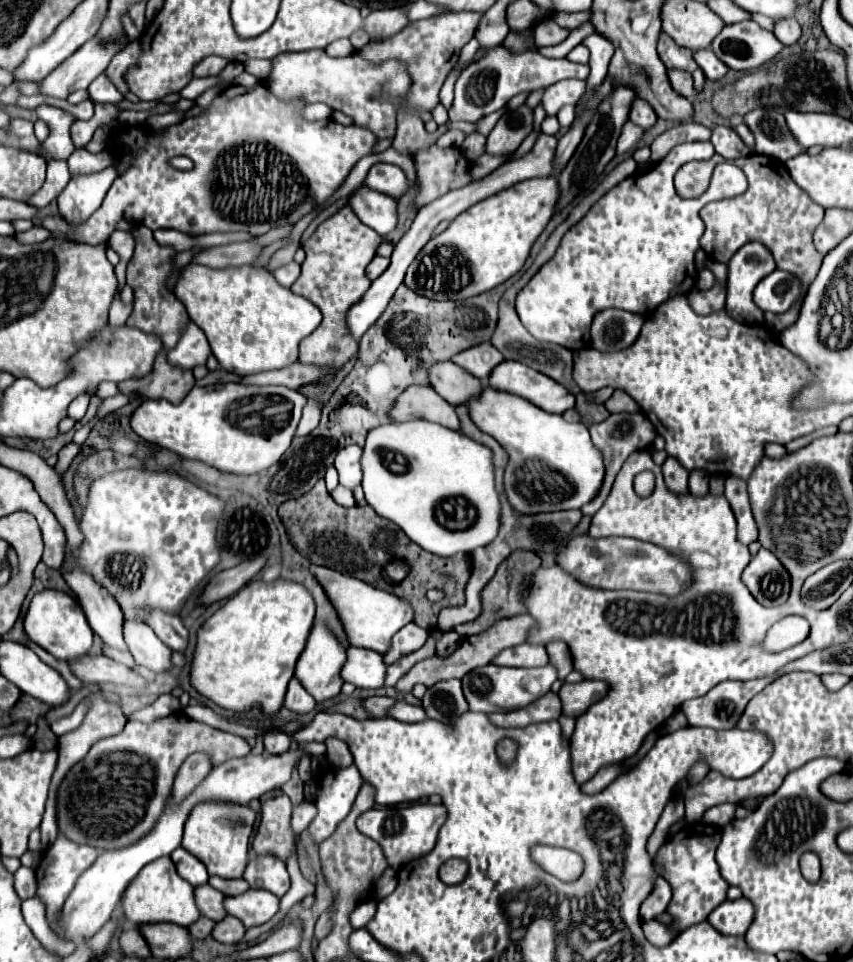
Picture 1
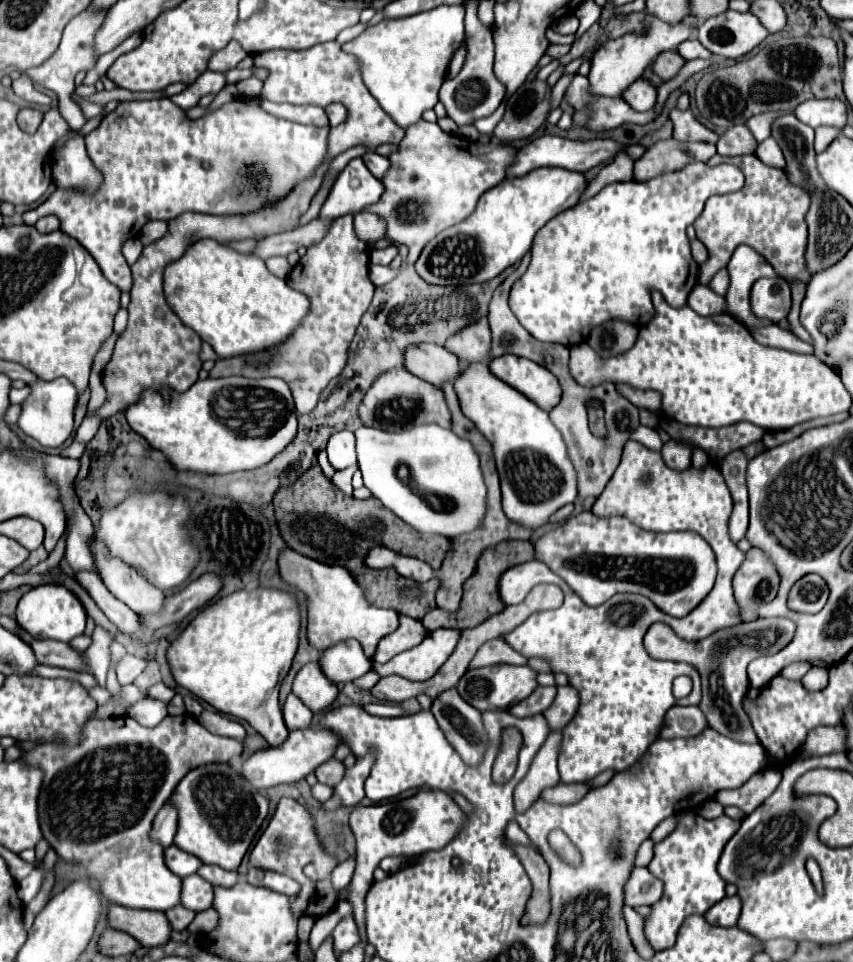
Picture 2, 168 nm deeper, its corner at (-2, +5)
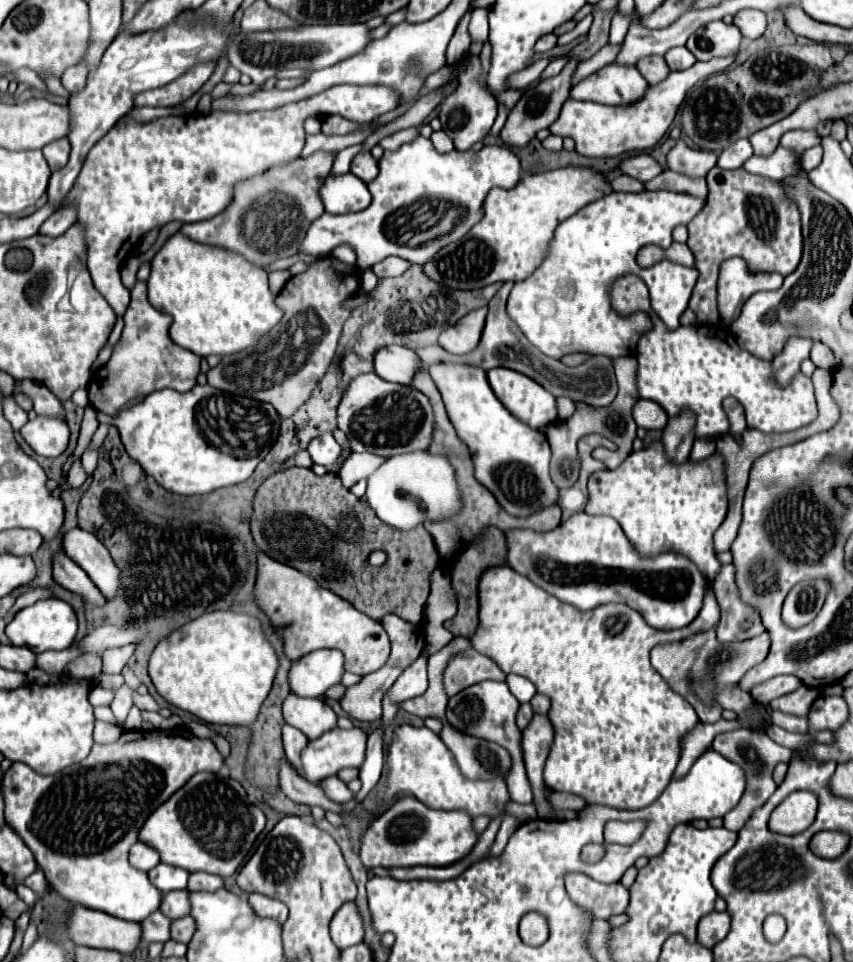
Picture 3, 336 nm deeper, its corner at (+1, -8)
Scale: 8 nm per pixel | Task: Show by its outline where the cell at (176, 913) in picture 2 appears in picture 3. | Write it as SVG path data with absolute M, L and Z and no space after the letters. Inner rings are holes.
M155 911L153 915L149 915L149 919L141 921L141 941L143 943L169 941L169 925L171 925L171 919L167 919L161 911Z

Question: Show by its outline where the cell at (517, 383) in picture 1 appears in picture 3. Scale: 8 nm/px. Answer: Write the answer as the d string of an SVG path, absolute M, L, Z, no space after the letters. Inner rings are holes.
M489 369L489 383L505 409L525 425L539 429L557 419L555 397L513 369Z

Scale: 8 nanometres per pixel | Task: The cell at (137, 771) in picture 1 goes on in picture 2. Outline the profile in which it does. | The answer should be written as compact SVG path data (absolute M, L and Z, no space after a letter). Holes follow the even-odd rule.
M182 714L182 716L166 716L156 728L144 728L140 726L136 720L132 720L130 716L120 716L120 718L106 718L106 720L98 720L98 718L92 718L84 724L82 728L82 740L80 744L76 746L68 746L60 740L54 740L50 744L40 744L36 746L34 750L26 752L22 758L32 764L32 766L38 766L44 770L44 784L42 784L42 790L40 790L40 828L42 828L42 834L44 838L50 842L50 846L58 852L60 858L70 858L70 860L76 860L80 866L84 866L88 870L88 876L94 880L100 882L100 890L104 892L104 896L108 898L108 902L112 904L120 904L120 906L126 906L126 908L138 908L138 910L170 910L172 906L178 906L180 904L180 890L182 890L182 880L172 874L164 862L164 848L150 838L150 830L152 830L152 822L154 822L154 816L156 812L162 808L162 804L172 796L174 788L178 786L178 782L194 768L202 766L202 764L228 764L234 756L240 756L244 750L244 744L240 740L234 740L234 738L226 738L226 736L218 736L218 734L212 734L208 732L194 716L190 714Z

